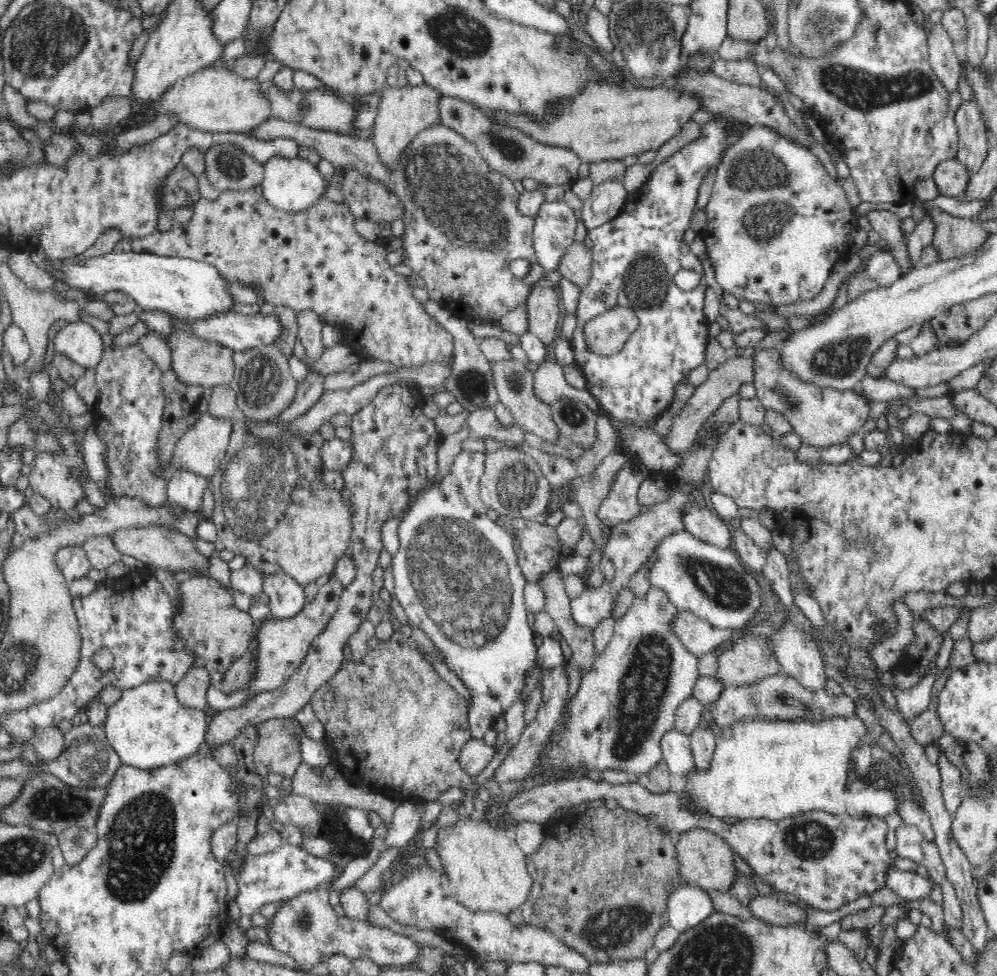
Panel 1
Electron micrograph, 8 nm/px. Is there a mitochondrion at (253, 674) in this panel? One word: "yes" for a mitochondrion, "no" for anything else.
no

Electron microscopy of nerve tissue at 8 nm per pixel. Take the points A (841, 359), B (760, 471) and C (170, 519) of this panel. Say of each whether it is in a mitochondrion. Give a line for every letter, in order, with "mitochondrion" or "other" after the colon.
A: mitochondrion
B: other
C: other

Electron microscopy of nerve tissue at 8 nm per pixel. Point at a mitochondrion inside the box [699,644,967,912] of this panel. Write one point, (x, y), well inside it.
(811, 840)

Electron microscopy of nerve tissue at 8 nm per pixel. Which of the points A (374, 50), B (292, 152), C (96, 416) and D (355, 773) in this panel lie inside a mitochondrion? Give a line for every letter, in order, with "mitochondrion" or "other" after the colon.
A: other
B: other
C: other
D: other

